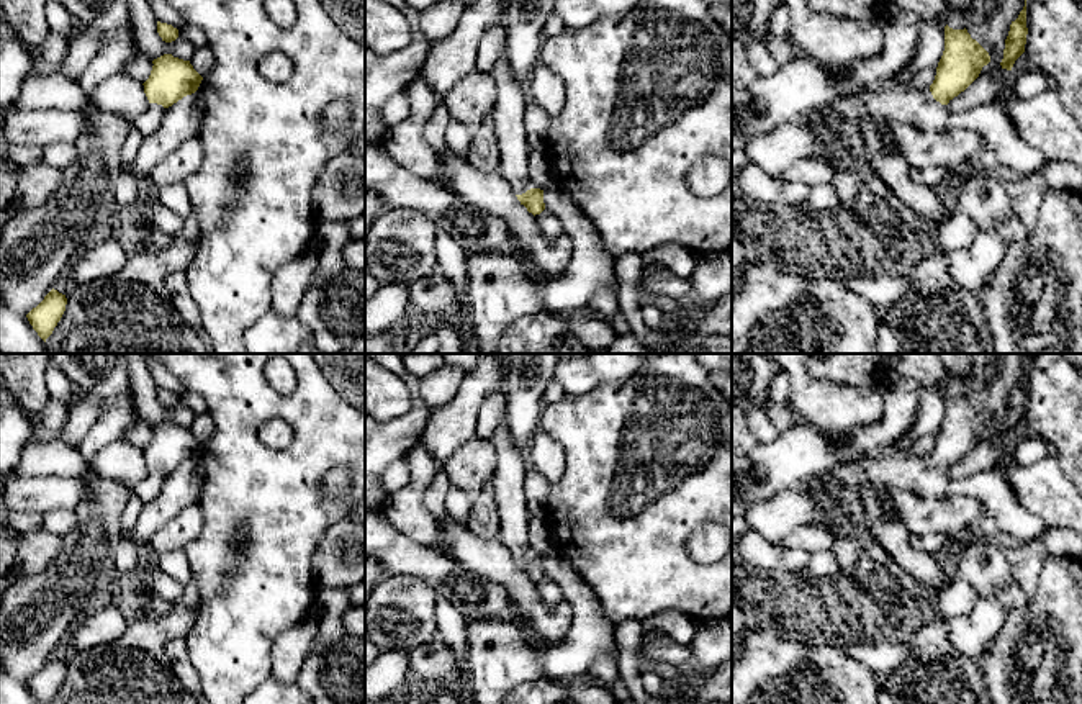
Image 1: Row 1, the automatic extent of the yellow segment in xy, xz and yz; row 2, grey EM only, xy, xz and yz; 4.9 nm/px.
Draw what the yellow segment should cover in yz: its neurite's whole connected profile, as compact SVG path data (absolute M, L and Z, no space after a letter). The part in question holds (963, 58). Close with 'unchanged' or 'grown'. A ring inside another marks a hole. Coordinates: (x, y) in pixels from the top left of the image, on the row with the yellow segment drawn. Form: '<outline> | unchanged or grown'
M946 25L944 51L928 88L913 90L908 83L894 83L856 95L845 93L823 108L805 113L797 124L817 129L828 121L841 121L854 129L863 118L877 118L908 124L925 133L971 129L984 139L985 147L995 152L1000 165L1010 167L1020 175L1038 172L1049 160L1021 139L1003 102L958 113L946 108L989 62L989 52L971 38L966 28L953 29Z | grown

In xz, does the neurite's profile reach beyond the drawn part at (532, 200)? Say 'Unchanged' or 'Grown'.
Grown

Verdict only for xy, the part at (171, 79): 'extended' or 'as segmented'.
extended

